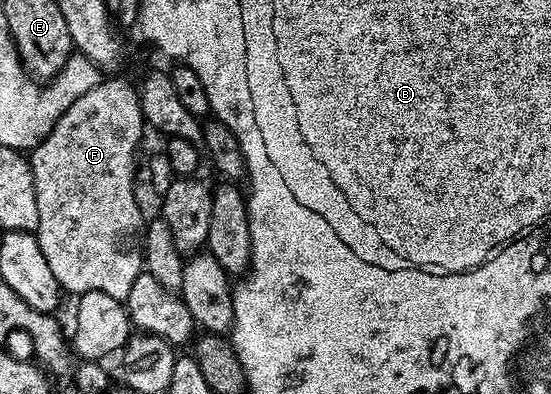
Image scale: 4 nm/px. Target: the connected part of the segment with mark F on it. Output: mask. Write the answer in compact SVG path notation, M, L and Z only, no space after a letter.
M106 77L97 87L79 96L31 152L29 161L39 211L36 236L52 275L66 293L101 291L123 302L143 272L142 253L138 249L128 250L124 242L125 238L138 235L145 224L133 190L133 155L141 142L141 126L141 103L134 85L132 88L121 78Z

